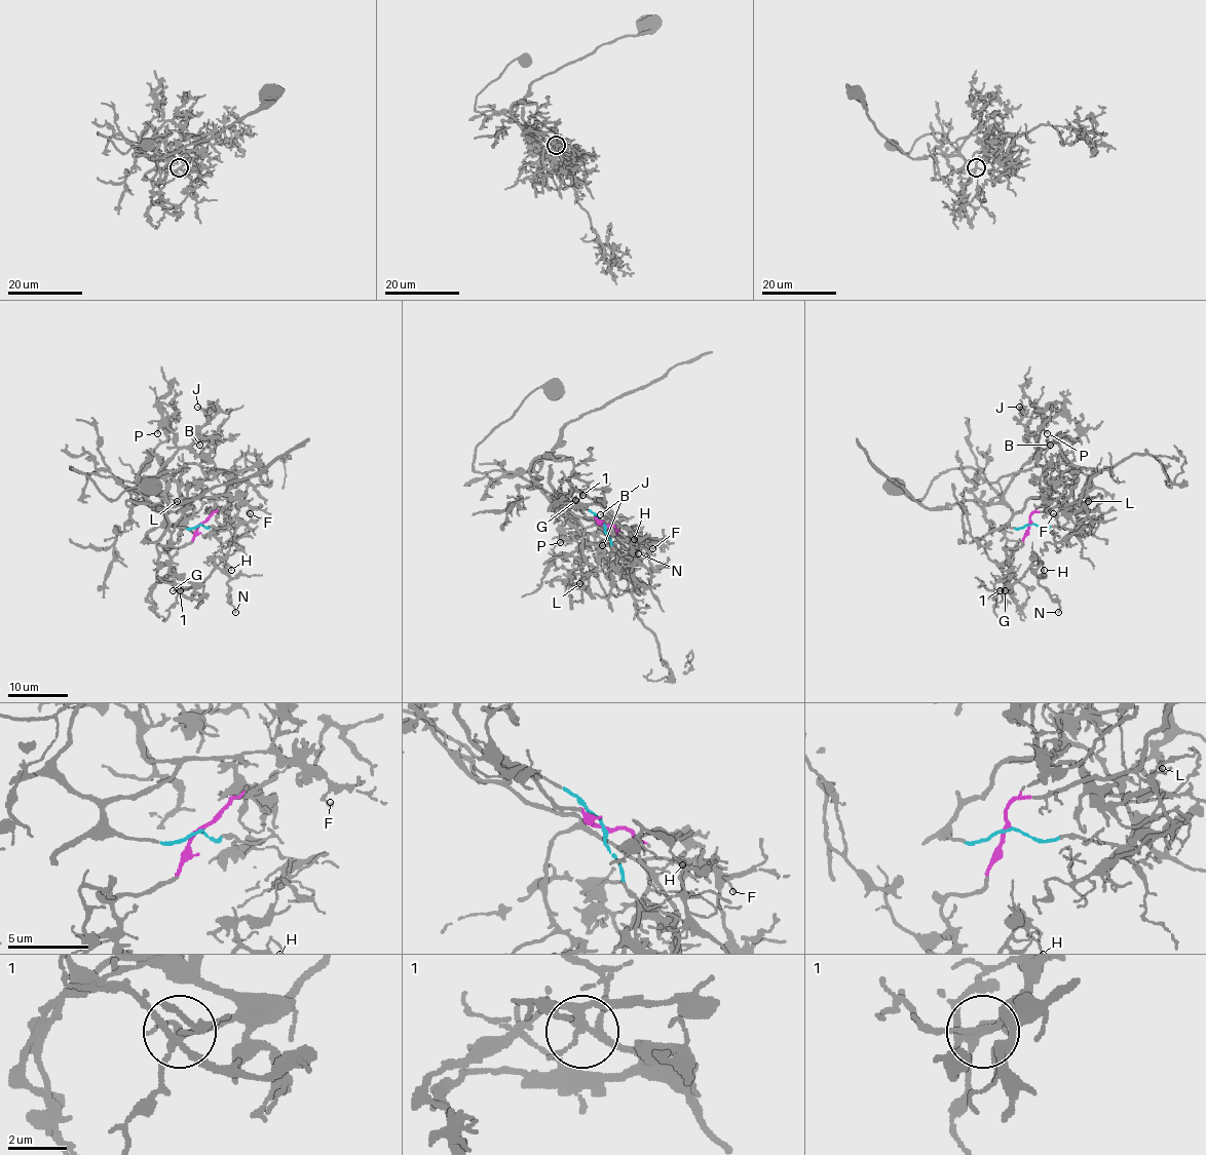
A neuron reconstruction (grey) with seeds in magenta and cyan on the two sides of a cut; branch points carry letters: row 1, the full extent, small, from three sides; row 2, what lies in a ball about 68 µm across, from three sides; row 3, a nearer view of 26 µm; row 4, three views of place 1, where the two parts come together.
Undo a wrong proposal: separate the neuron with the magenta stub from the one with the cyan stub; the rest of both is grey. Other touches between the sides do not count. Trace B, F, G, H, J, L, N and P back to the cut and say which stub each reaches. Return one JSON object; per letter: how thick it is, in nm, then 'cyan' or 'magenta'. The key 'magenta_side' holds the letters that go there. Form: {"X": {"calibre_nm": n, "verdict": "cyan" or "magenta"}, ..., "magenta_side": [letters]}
{"B": {"calibre_nm": 90, "verdict": "cyan"}, "F": {"calibre_nm": 130, "verdict": "cyan"}, "G": {"calibre_nm": 100, "verdict": "magenta"}, "H": {"calibre_nm": 90, "verdict": "magenta"}, "J": {"calibre_nm": 150, "verdict": "cyan"}, "L": {"calibre_nm": 120, "verdict": "cyan"}, "N": {"calibre_nm": 100, "verdict": "magenta"}, "P": {"calibre_nm": 150, "verdict": "cyan"}, "magenta_side": ["G", "H", "N"]}

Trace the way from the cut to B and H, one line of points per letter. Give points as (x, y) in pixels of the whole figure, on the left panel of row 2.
B: (201, 524), (172, 527), (147, 501), (153, 478), (168, 460), (181, 449), (191, 450), (194, 443), (200, 446)
H: (201, 524), (190, 542), (168, 552), (172, 569), (200, 584), (217, 568), (224, 569), (227, 565), (230, 571)

